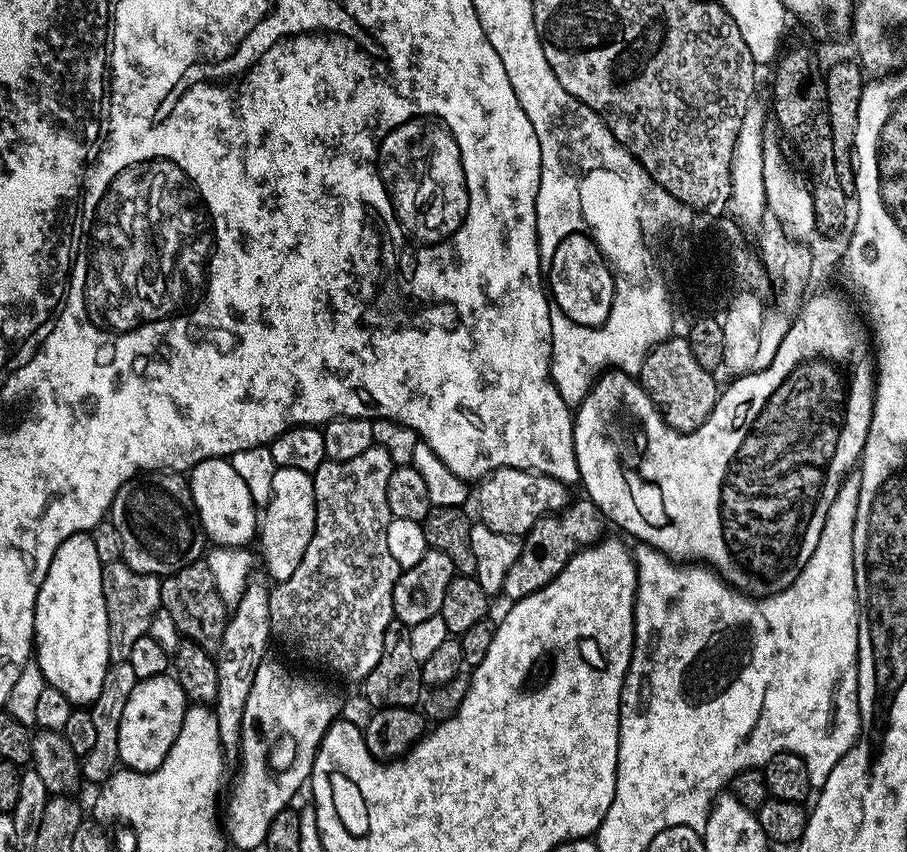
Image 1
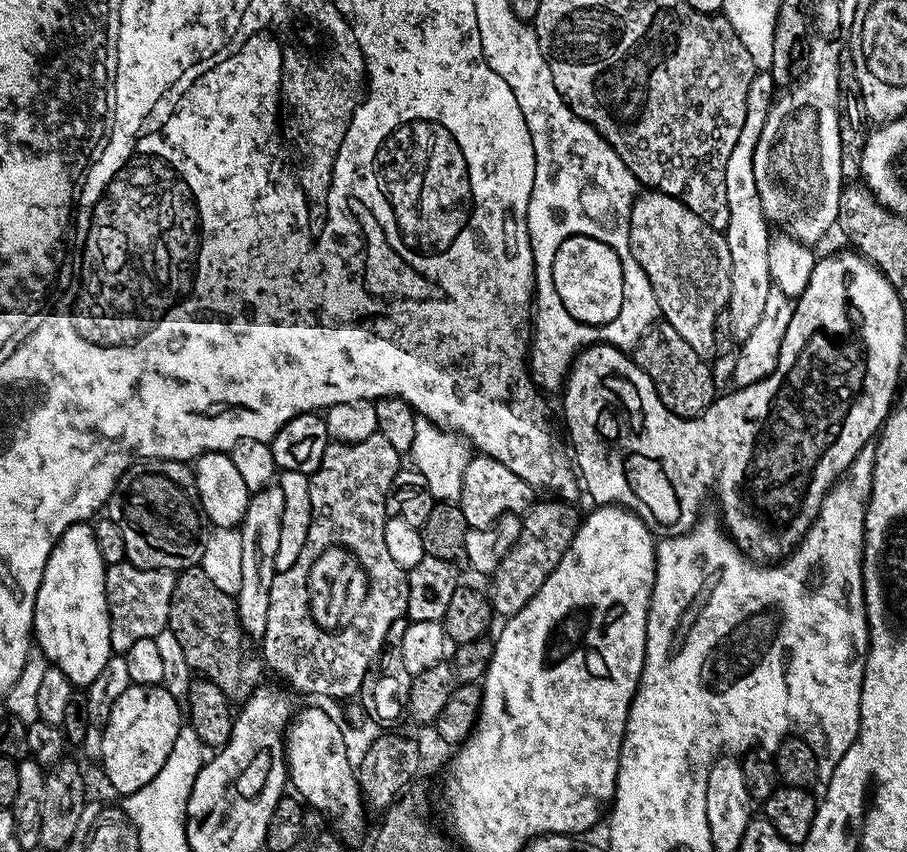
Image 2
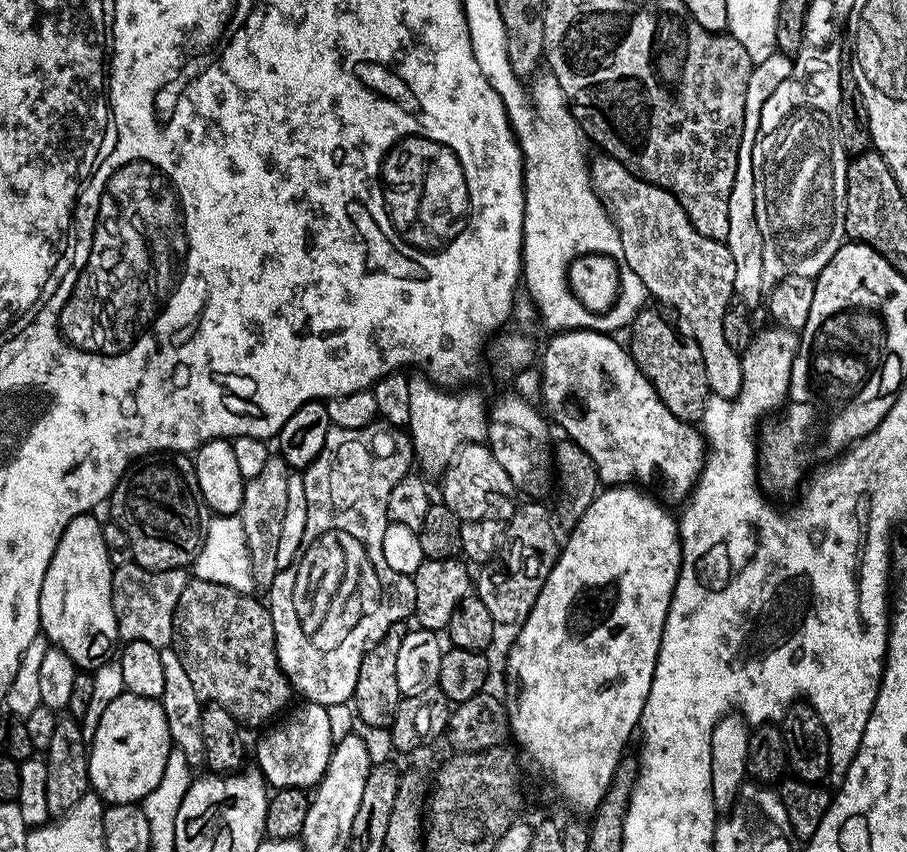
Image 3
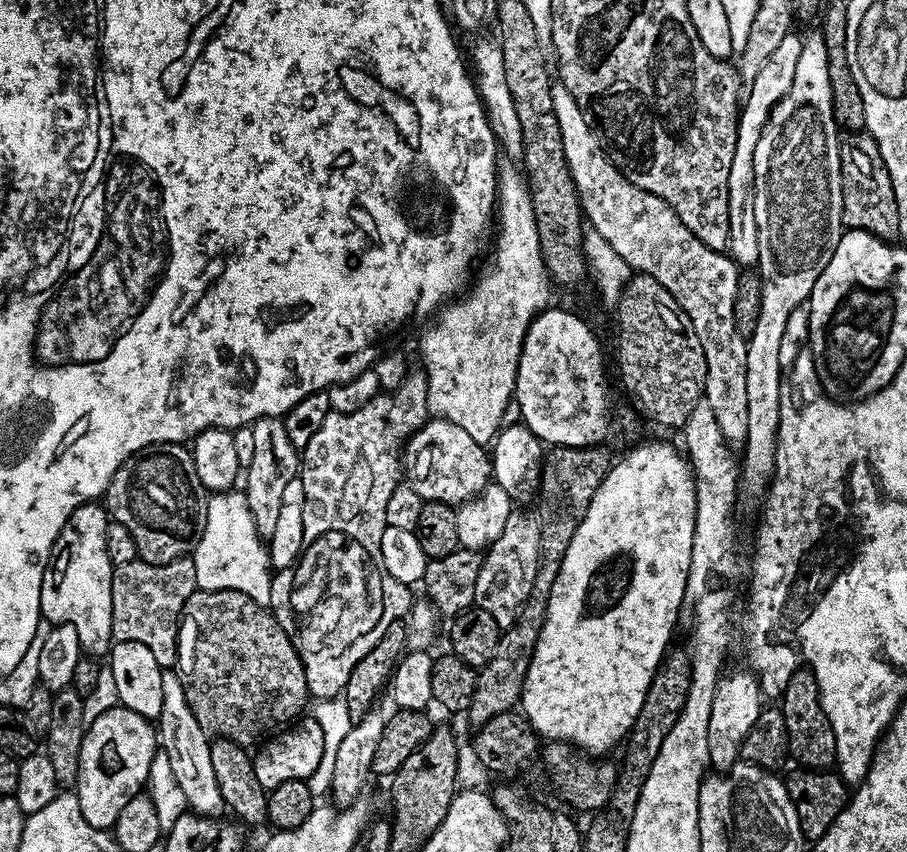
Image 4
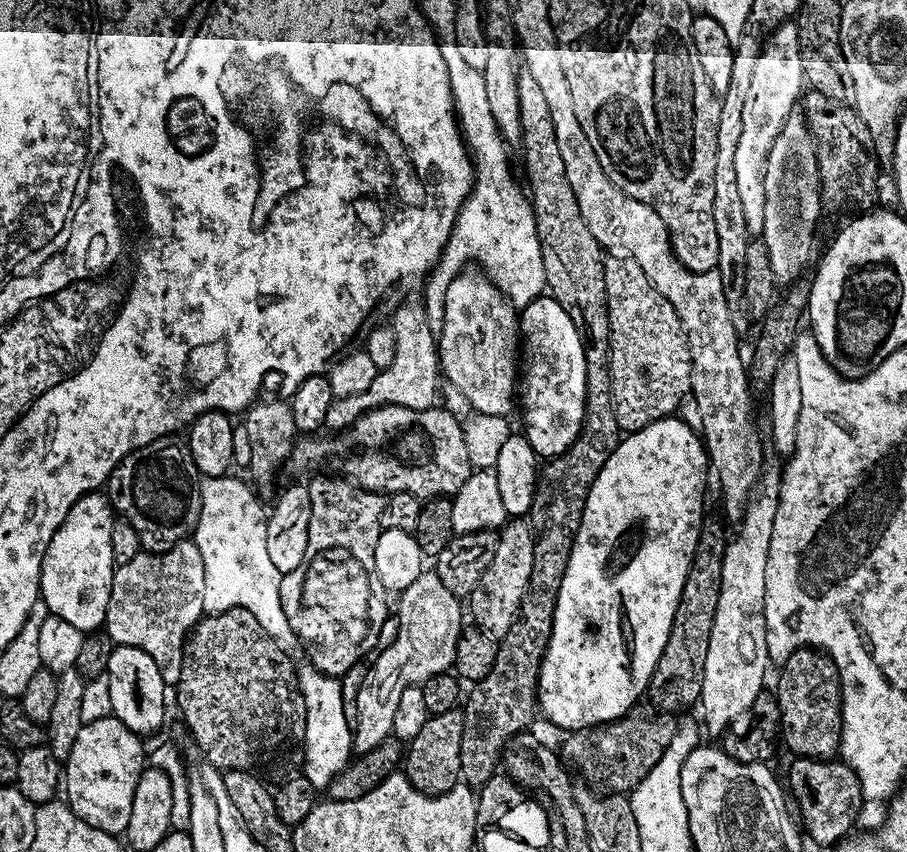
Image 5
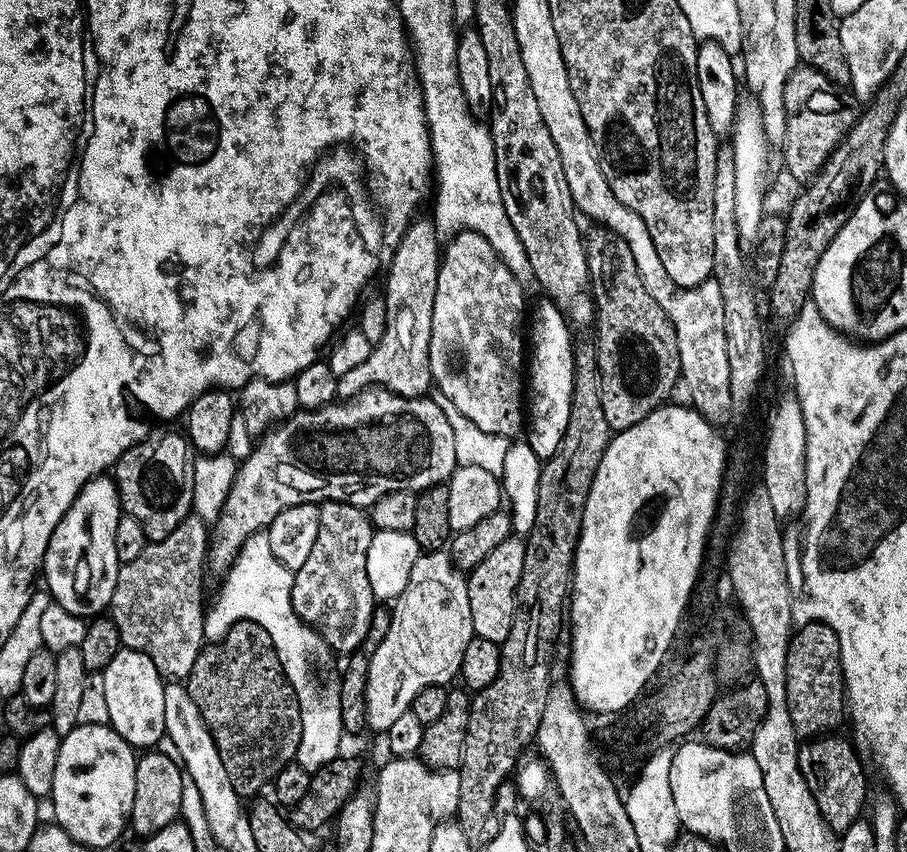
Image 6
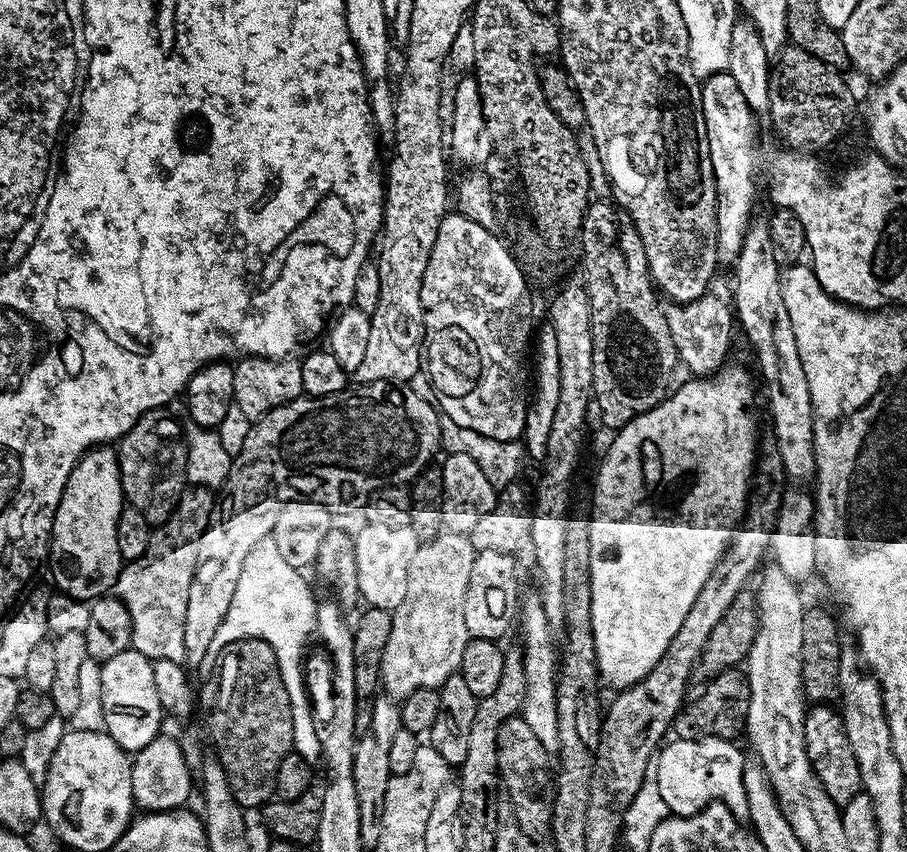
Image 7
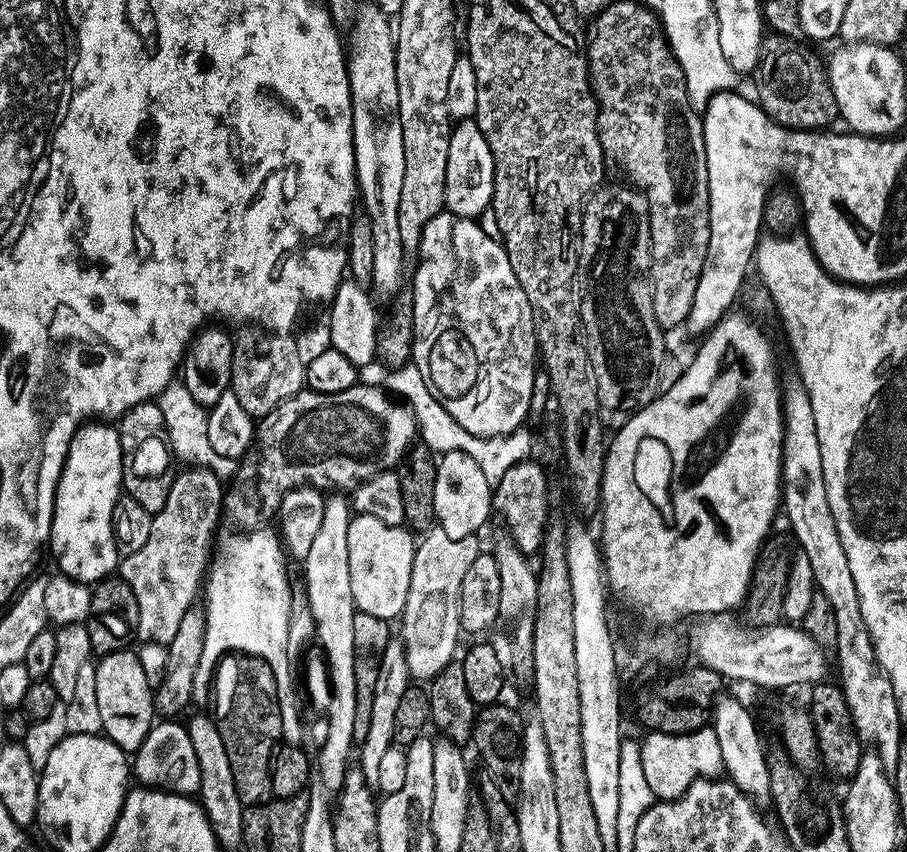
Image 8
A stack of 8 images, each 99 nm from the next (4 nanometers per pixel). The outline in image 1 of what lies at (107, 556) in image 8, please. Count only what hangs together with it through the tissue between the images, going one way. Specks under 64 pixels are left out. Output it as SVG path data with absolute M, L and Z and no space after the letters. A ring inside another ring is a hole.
M79 532L54 554L46 578L38 590L34 610L34 662L42 670L44 683L54 690L62 690L73 706L91 706L102 694L102 682L108 673L108 603L102 592L102 570L104 563L98 558L94 538L87 532Z

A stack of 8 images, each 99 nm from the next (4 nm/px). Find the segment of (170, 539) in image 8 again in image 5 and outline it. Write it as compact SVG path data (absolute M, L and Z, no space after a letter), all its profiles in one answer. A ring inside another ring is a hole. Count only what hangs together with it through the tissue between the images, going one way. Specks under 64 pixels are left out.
M195 539L179 540L165 552L141 550L134 558L130 558L130 562L115 565L110 602L106 606L106 618L102 625L103 631L107 632L113 645L134 646L150 654L150 658L154 658L154 666L158 666L158 674L162 674L165 685L175 686L180 681L184 669L189 635L200 621L200 617L205 615L205 590L206 570L202 566L202 554L198 551Z

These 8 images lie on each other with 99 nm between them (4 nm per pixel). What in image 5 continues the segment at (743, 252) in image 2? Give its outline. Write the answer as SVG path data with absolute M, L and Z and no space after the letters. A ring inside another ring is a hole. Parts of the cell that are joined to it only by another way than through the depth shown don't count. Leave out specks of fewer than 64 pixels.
M783 22L771 29L769 40L763 41L758 62L751 79L742 111L742 134L739 135L734 165L738 178L739 197L742 198L743 213L749 233L764 231L766 214L766 182L764 164L768 161L768 151L776 145L776 139L788 116L797 107L806 88L804 79L804 52L800 46L795 23Z

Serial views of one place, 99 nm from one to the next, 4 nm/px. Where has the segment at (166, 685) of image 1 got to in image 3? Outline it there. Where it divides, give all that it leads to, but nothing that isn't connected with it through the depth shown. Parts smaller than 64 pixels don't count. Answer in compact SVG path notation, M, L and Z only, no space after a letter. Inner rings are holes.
M125 690L106 710L88 749L88 782L105 805L140 804L162 782L174 745L160 700Z

